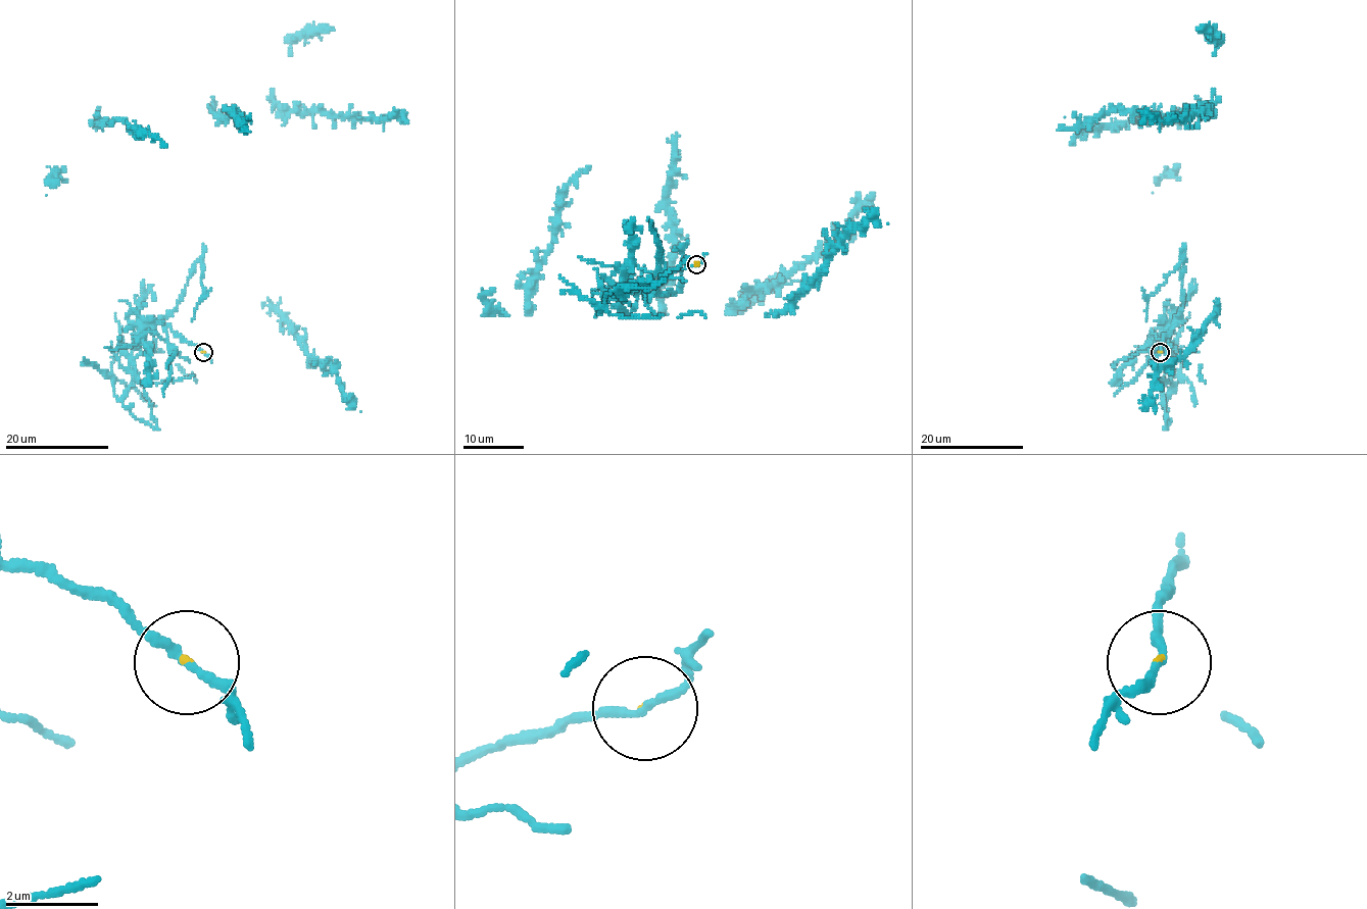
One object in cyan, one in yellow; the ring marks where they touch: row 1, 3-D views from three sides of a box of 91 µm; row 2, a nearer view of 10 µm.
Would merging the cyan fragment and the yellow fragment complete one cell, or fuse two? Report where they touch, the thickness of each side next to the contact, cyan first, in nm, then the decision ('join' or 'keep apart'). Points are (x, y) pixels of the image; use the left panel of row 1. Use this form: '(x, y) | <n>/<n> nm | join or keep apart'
(203, 352) | 180/70 nm | keep apart

